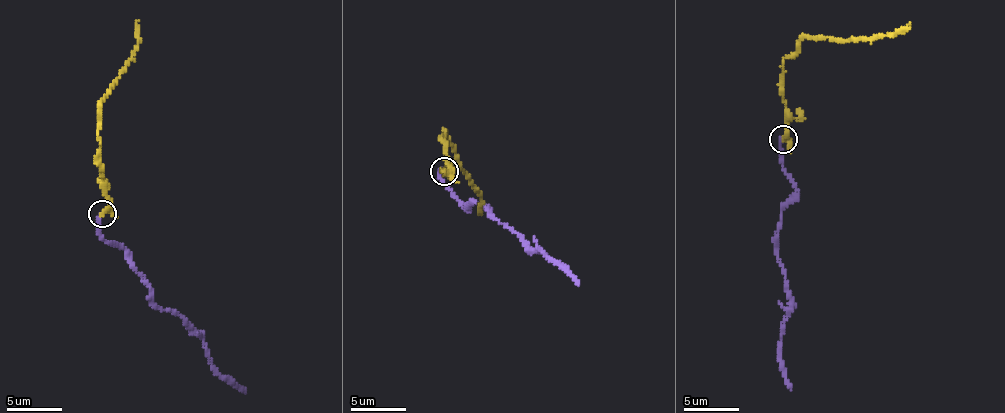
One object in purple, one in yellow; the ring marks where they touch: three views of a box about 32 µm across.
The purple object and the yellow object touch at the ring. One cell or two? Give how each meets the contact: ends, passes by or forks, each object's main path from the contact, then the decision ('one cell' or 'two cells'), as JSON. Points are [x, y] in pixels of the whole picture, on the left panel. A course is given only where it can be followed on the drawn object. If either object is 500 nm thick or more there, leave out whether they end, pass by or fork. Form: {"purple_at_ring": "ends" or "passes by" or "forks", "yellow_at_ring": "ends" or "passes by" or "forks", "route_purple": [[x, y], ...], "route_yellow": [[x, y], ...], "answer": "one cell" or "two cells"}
{"purple_at_ring": "ends", "yellow_at_ring": "passes by", "route_purple": [[100, 213], [100, 237], [123, 249], [150, 289], [150, 299], [192, 329], [203, 342], [211, 368], [245, 393]], "route_yellow": [[103, 213], [108, 197], [100, 174], [98, 113], [101, 102], [137, 45], [138, 20]], "answer": "one cell"}

